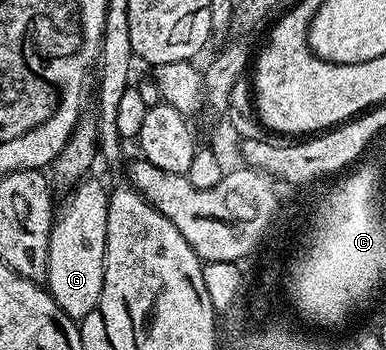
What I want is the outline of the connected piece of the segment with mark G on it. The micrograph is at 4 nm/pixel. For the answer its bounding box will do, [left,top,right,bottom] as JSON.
[46,179,109,319]

